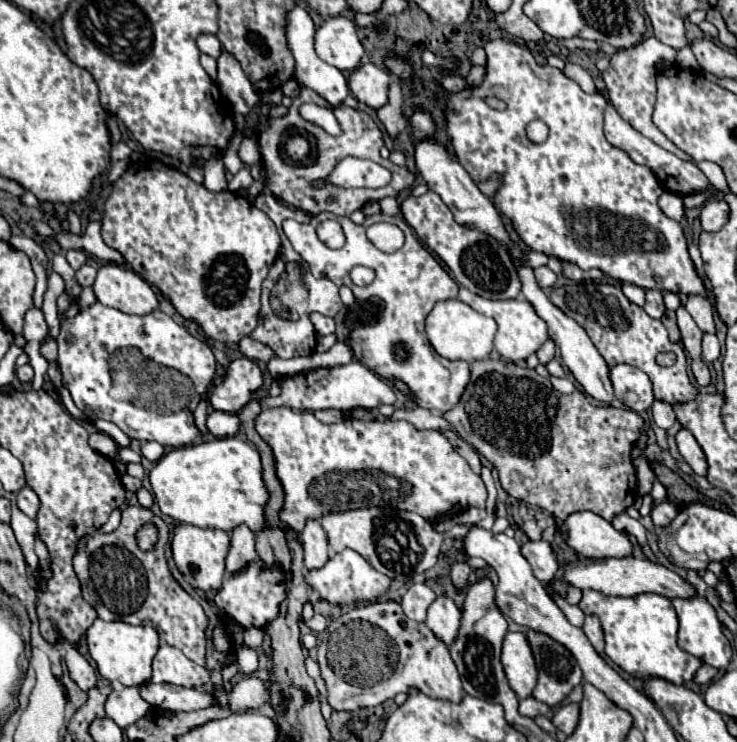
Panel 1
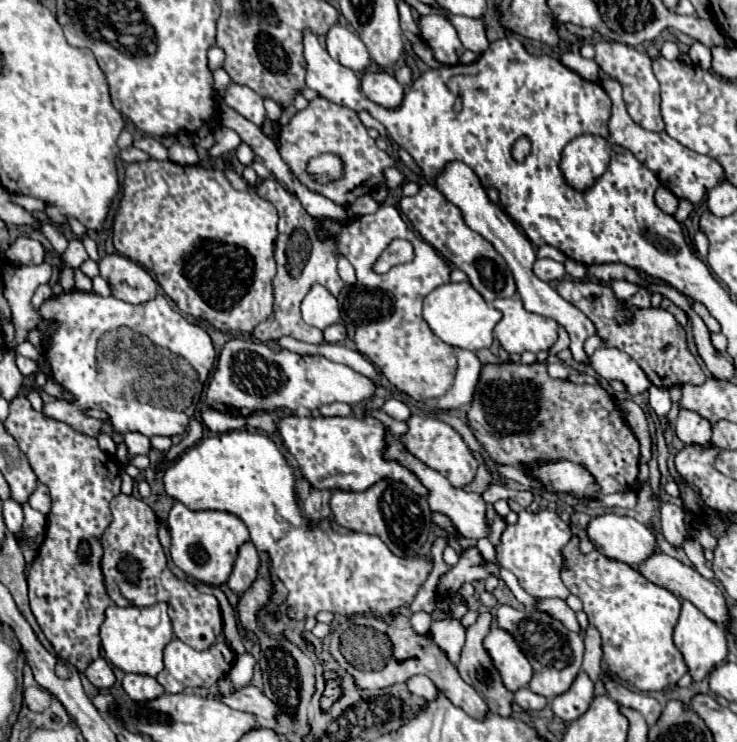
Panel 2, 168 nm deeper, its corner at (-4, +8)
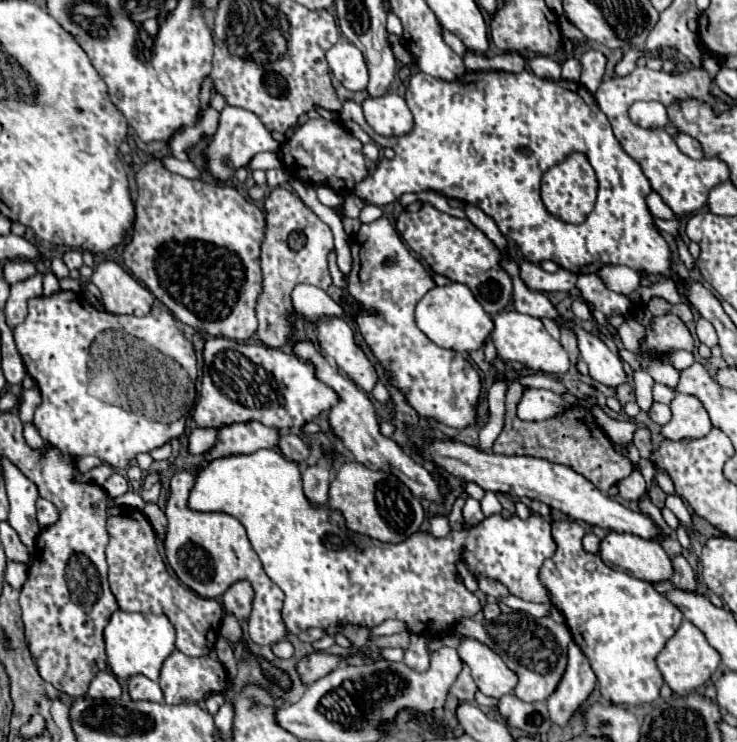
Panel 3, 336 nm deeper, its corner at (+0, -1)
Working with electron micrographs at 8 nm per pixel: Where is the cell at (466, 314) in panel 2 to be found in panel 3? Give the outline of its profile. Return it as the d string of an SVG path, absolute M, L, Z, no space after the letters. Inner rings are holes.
M448 283L444 287L430 289L416 305L416 323L428 339L444 349L452 349L458 353L470 353L484 345L484 339L492 333L494 323L492 317L482 309L482 305L474 299L472 291L462 283Z

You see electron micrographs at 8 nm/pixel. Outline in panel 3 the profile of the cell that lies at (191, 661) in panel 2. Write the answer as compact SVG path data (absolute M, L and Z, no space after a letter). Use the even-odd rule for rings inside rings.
M172 651L172 655L164 661L162 671L160 671L160 687L164 691L164 699L168 705L178 705L178 703L198 703L206 699L210 693L224 693L228 685L226 669L222 667L220 661L212 657L188 657L180 651Z

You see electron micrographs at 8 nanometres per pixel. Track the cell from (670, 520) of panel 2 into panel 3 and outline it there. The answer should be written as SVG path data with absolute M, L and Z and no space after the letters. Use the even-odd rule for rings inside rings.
M674 557L672 565L674 565L674 575L672 575L670 583L674 585L674 589L696 591L696 575L694 575L690 563L684 557Z

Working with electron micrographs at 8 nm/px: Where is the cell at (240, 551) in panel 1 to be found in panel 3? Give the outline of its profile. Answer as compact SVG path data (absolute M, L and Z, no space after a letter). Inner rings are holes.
M238 581L222 595L224 609L232 613L236 619L248 619L252 609L252 587L248 581Z

